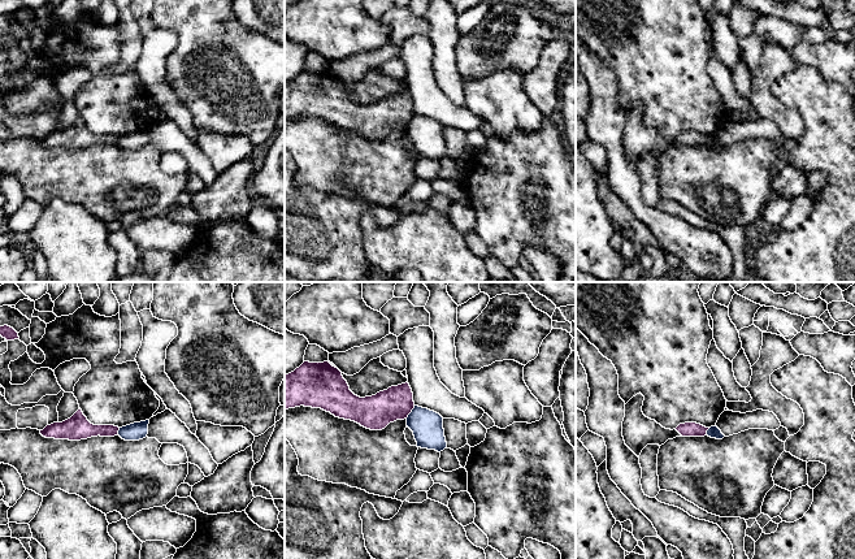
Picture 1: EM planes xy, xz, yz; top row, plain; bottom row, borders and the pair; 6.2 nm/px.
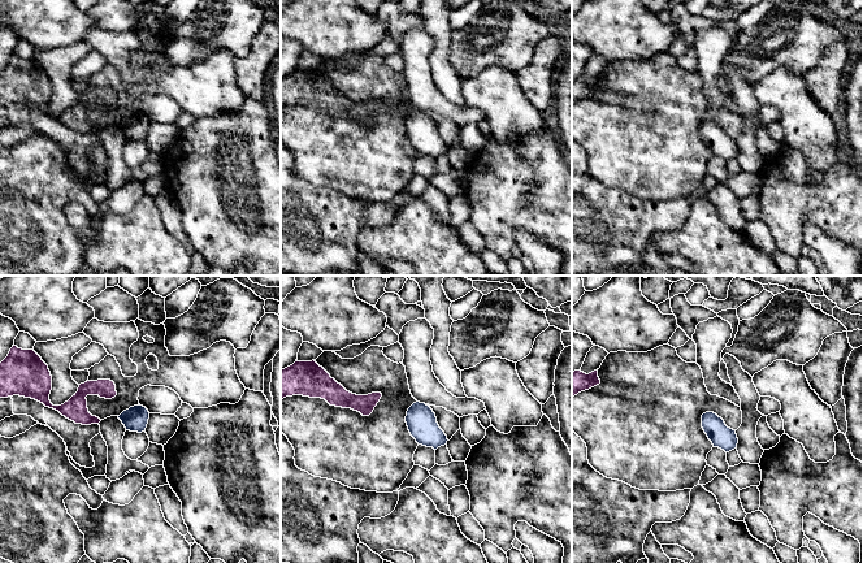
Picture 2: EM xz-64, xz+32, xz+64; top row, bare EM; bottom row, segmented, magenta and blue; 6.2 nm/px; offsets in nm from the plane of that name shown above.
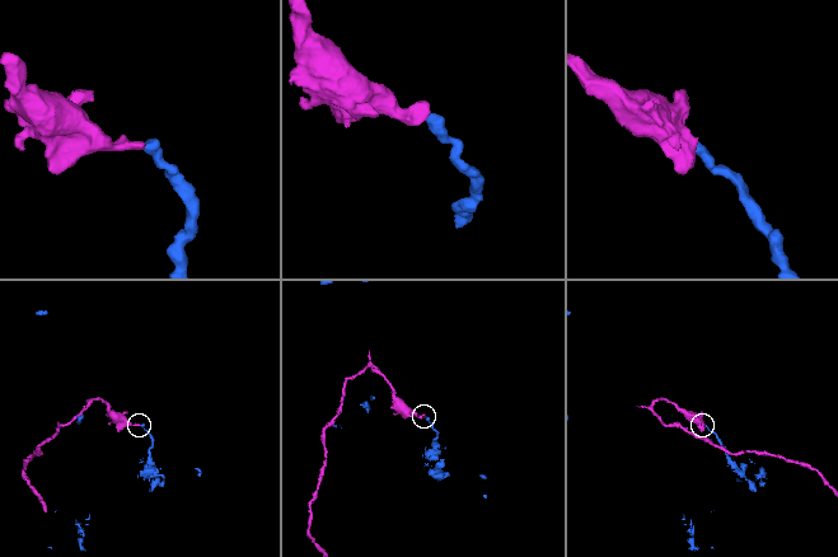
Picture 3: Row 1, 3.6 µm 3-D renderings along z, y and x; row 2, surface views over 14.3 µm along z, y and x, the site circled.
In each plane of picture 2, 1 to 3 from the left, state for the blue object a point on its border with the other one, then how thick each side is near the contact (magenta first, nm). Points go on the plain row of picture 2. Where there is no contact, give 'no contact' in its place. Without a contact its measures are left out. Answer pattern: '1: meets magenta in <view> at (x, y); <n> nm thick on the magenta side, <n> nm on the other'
1: no contact
2: no contact
3: no contact

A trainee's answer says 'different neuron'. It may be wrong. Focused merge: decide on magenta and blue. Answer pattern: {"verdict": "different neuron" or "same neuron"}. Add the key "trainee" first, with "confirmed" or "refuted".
{"trainee": "confirmed", "verdict": "different neuron"}

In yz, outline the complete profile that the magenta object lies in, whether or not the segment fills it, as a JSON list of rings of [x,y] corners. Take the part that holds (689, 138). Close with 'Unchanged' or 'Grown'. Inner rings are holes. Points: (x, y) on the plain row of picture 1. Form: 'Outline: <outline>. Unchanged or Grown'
Outline: [[[685,131],[680,133],[676,139],[682,144],[682,146],[704,146],[707,144],[707,139],[709,136],[706,136],[700,133],[696,131]]]. Unchanged

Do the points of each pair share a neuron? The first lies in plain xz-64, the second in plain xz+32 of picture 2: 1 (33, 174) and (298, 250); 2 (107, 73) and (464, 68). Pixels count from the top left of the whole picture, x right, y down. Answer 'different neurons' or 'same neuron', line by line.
1: same neuron
2: different neurons

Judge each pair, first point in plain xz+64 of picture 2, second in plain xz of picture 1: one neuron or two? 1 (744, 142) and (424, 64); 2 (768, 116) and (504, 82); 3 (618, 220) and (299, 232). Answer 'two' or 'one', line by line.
1: two
2: two
3: one

